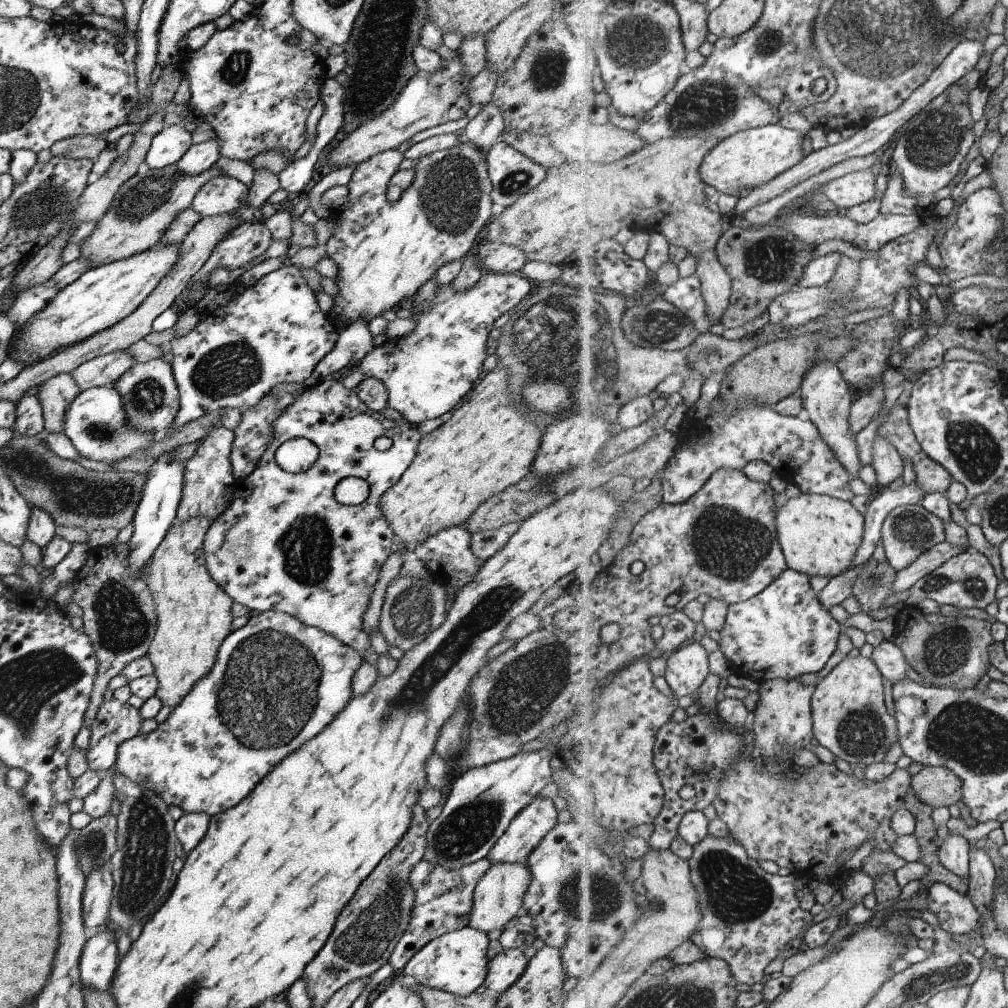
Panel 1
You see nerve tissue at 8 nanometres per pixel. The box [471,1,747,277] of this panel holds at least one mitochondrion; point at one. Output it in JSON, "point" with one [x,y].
{"point":[636,42]}

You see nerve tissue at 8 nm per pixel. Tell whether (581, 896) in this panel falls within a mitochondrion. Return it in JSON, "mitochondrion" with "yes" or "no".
{"mitochondrion":"yes"}

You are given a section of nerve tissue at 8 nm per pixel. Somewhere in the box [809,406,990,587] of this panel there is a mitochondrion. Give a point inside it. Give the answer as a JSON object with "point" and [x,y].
{"point":[910,530]}

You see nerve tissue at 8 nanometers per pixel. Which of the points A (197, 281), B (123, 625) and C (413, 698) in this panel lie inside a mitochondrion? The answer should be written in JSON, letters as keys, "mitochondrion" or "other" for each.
{"A":"other","B":"mitochondrion","C":"mitochondrion"}

